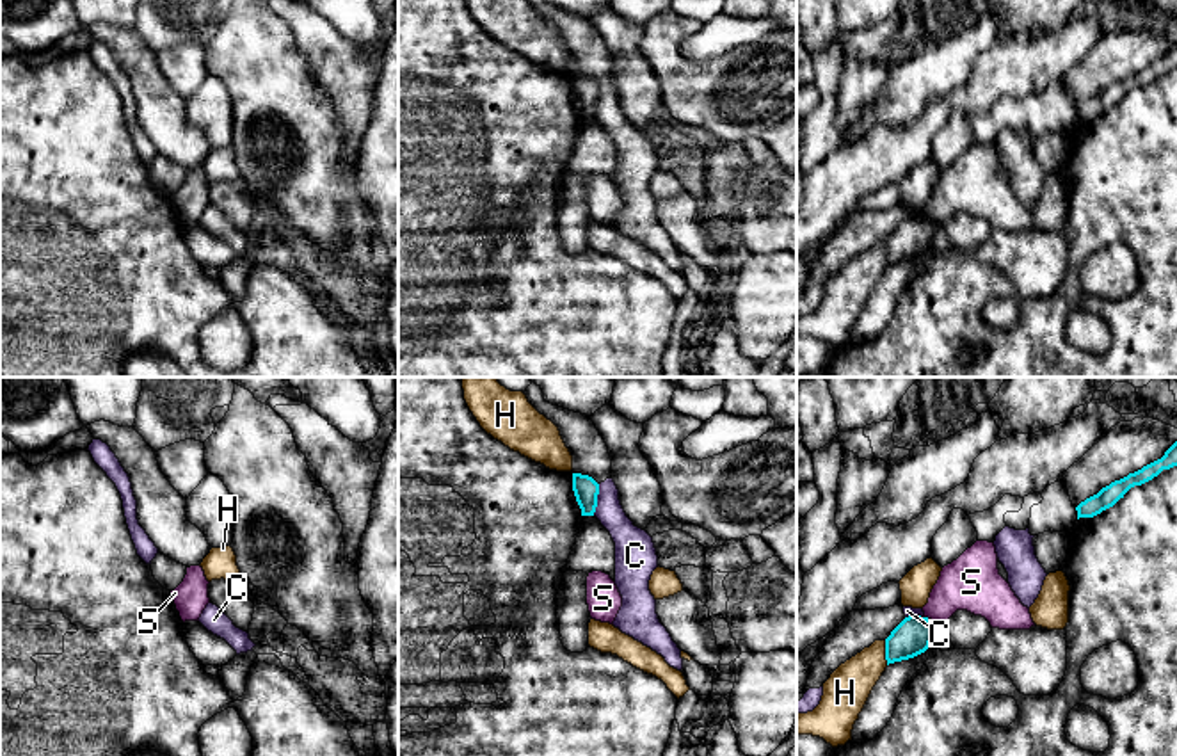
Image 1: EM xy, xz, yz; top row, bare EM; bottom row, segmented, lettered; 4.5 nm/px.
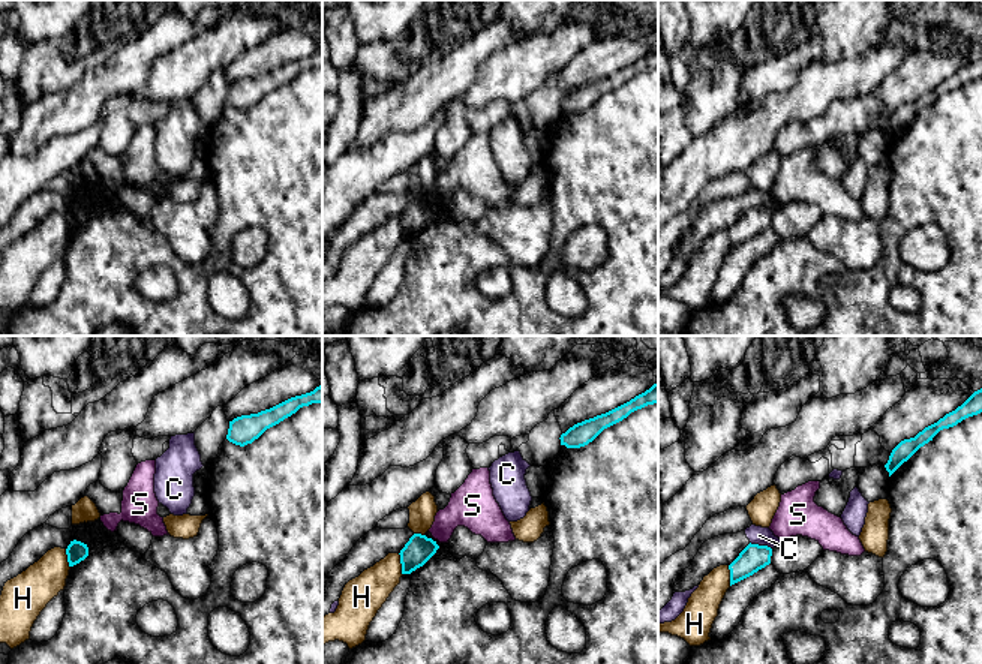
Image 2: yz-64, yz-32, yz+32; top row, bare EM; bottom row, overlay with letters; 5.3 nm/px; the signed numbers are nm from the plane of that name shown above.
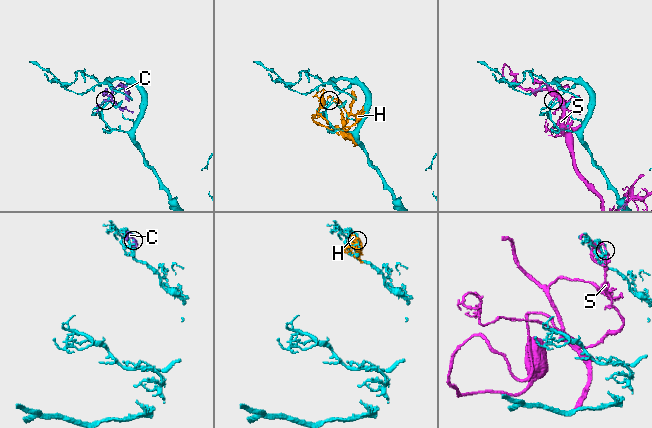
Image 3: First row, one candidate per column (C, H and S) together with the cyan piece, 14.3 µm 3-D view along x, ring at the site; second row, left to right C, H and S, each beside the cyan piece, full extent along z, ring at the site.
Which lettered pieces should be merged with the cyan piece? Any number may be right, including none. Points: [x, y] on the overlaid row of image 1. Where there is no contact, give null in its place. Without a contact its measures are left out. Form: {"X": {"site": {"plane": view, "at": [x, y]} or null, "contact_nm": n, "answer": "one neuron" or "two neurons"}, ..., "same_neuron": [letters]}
{"C": {"site": {"plane": "xz", "at": [596, 500]}, "contact_nm": 150, "answer": "two neurons"}, "H": {"site": {"plane": "yz", "at": [886, 653]}, "contact_nm": 110, "answer": "two neurons"}, "S": {"site": {"plane": "yz", "at": [930, 619]}, "contact_nm": 70, "answer": "two neurons"}, "same_neuron": []}

